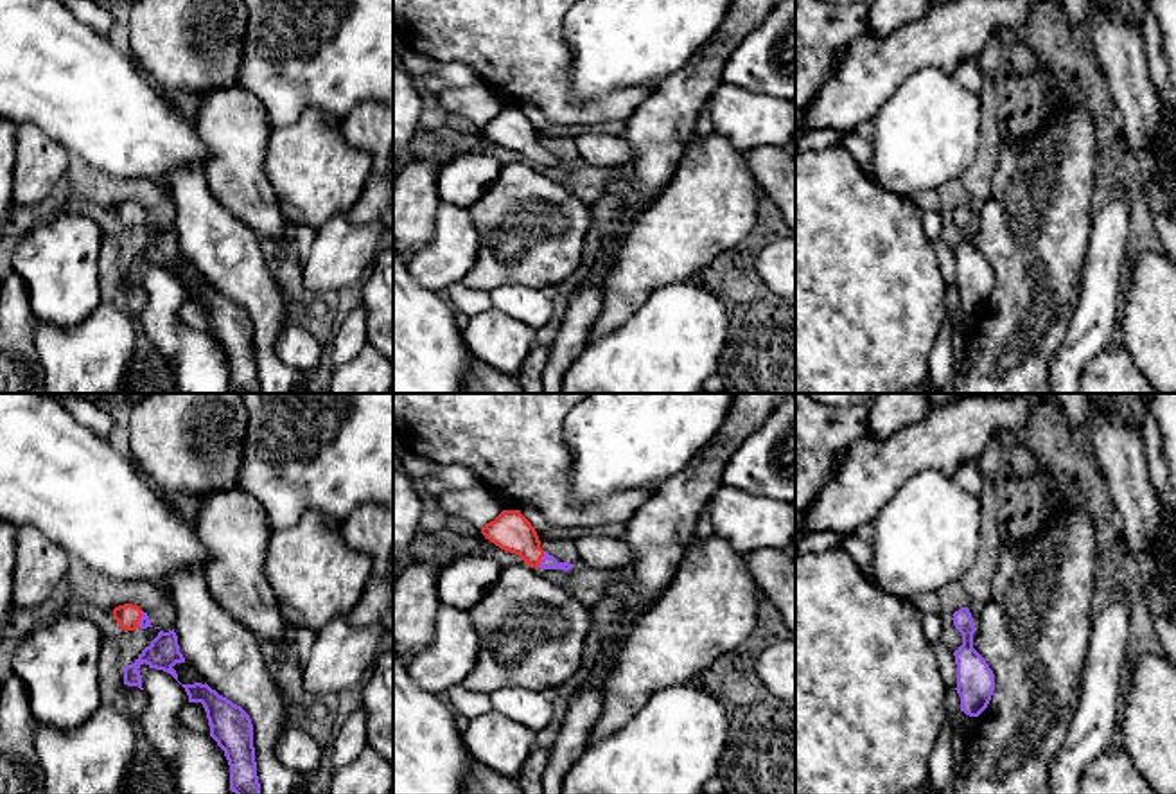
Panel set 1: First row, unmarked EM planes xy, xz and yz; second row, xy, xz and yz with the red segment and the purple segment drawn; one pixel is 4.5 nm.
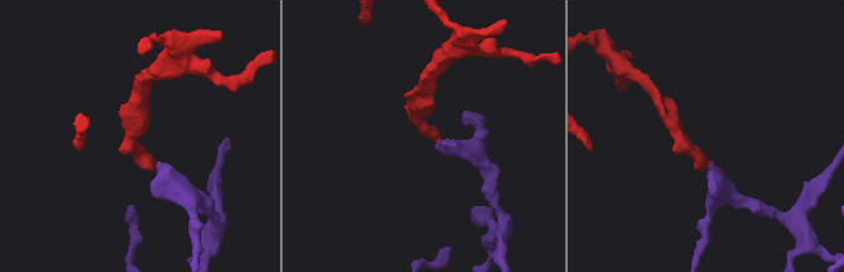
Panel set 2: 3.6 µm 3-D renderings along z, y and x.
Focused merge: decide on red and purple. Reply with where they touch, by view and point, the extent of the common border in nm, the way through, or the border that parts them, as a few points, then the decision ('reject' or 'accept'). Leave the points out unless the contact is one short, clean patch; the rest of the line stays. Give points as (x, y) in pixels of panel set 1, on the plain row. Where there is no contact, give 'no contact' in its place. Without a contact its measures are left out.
contact xz (541, 157); length 80 nm; way xz (510, 128), (541, 157), (548, 158); accept

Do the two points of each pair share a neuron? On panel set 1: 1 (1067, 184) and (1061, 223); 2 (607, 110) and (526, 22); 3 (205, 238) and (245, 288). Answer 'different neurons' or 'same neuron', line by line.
1: same neuron
2: same neuron
3: same neuron

